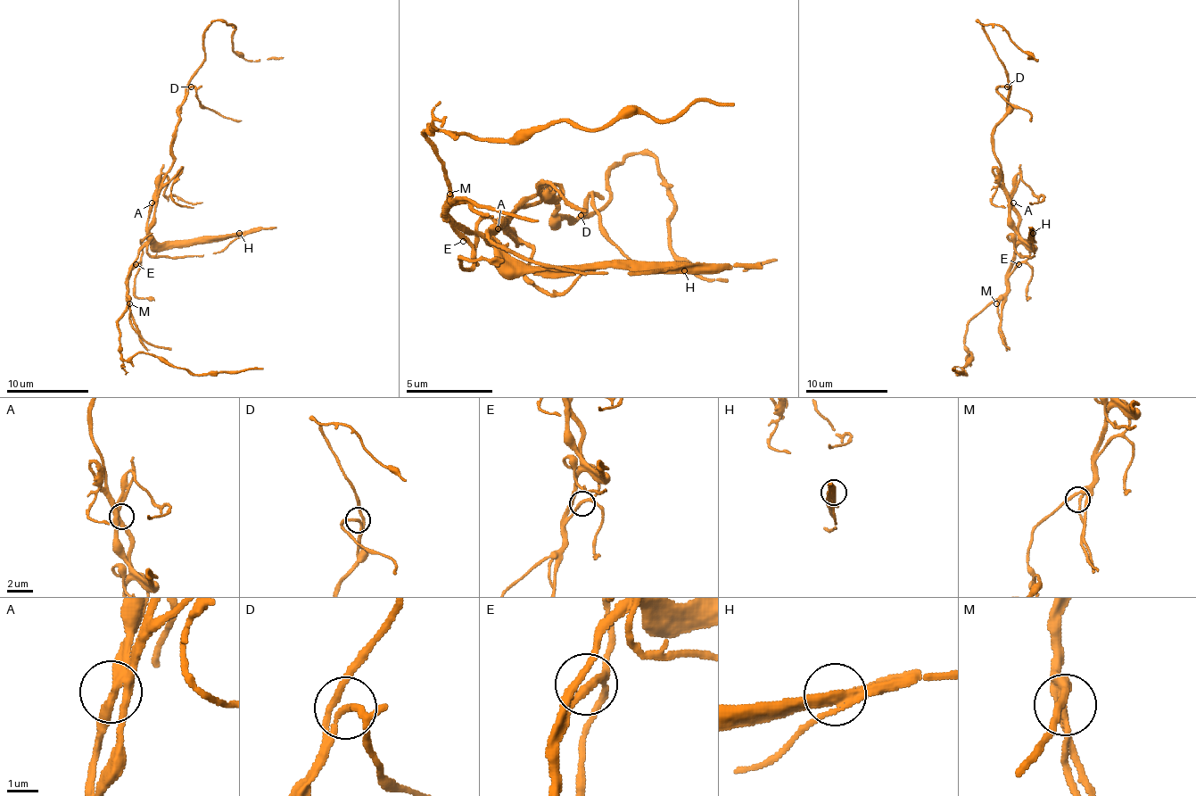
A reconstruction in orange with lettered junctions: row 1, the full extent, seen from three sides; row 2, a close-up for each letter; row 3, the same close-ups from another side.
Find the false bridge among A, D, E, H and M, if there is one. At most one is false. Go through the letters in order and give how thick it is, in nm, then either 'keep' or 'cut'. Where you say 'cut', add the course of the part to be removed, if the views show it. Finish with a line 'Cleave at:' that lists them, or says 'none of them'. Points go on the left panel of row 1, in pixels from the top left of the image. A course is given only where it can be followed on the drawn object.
A: 300 nm thick; keep
D: 220 nm thick; keep
E: 190 nm thick; keep
H: 380 nm thick; keep
M: 240 nm thick; keep
Cleave at: none of them

